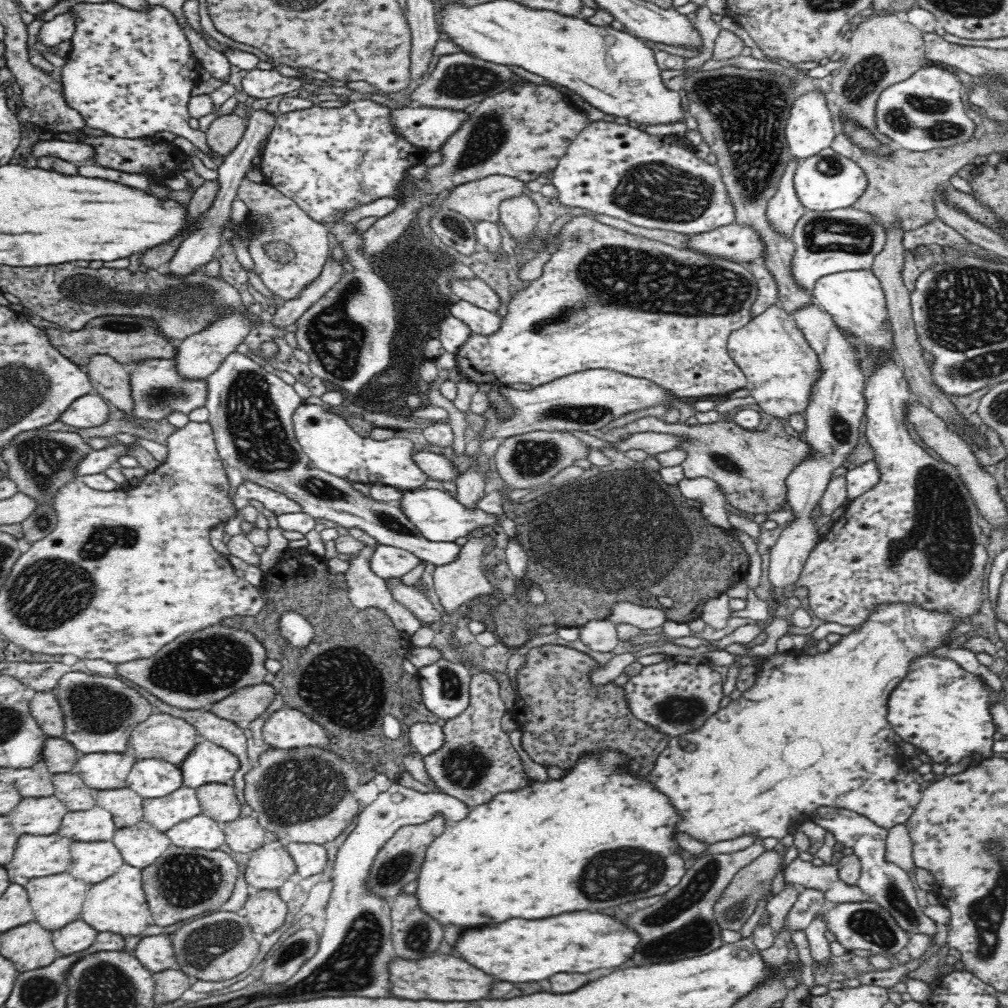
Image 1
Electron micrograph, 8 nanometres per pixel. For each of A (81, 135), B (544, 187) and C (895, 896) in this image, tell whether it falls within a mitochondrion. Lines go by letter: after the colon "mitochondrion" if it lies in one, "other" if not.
A: other
B: other
C: mitochondrion

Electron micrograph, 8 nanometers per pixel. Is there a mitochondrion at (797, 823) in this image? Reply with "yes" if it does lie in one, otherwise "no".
no

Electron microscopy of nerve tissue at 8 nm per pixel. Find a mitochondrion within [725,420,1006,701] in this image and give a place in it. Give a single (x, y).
(942, 531)

